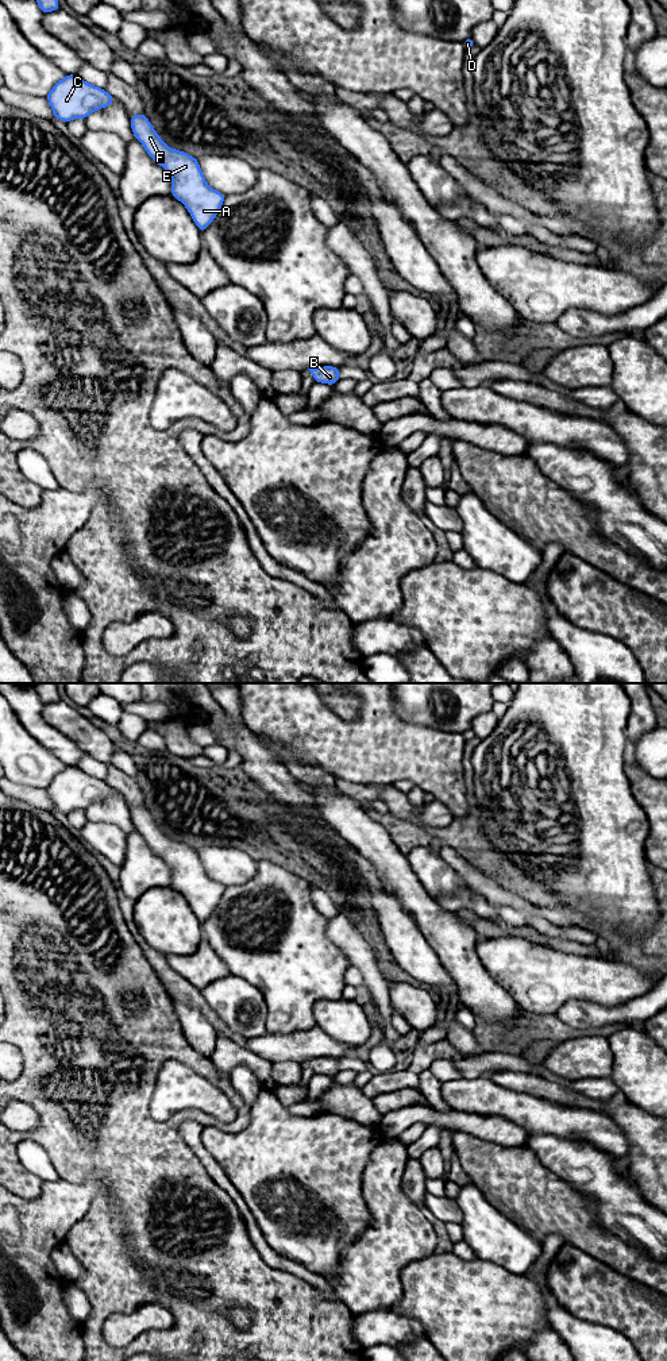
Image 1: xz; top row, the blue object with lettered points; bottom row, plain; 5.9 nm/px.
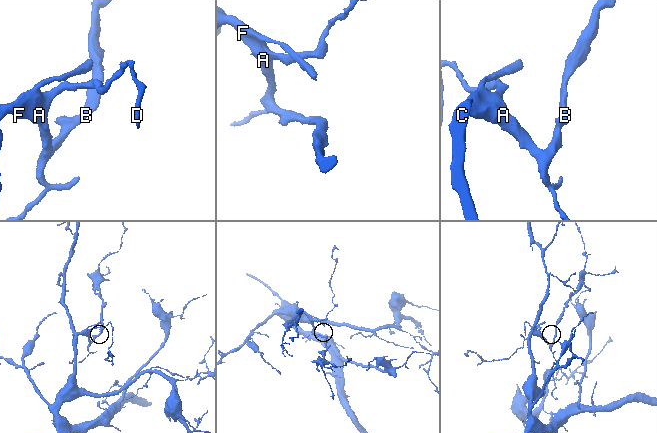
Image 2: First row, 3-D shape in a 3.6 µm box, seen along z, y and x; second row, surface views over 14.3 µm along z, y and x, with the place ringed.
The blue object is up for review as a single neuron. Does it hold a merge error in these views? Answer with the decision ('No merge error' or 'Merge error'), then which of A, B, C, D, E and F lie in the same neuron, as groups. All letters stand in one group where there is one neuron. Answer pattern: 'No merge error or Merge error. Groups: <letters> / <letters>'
No merge error. Groups: A B C D E F

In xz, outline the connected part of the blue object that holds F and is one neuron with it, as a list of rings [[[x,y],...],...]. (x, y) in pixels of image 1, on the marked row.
[[[144,112],[134,115],[130,122],[134,138],[170,176],[170,196],[181,201],[197,228],[205,231],[220,212],[225,194],[207,184],[197,158],[165,144]]]

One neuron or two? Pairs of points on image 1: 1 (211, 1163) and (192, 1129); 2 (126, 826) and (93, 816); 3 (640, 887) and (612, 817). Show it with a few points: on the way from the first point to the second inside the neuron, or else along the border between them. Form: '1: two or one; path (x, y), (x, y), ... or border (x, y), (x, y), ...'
1: one; path (203, 1155), (192, 1137)
2: one; path (118, 818), (115, 816), (101, 816)
3: one; path (623, 870), (612, 859), (612, 835)

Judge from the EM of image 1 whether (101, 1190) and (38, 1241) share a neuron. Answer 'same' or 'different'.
same

